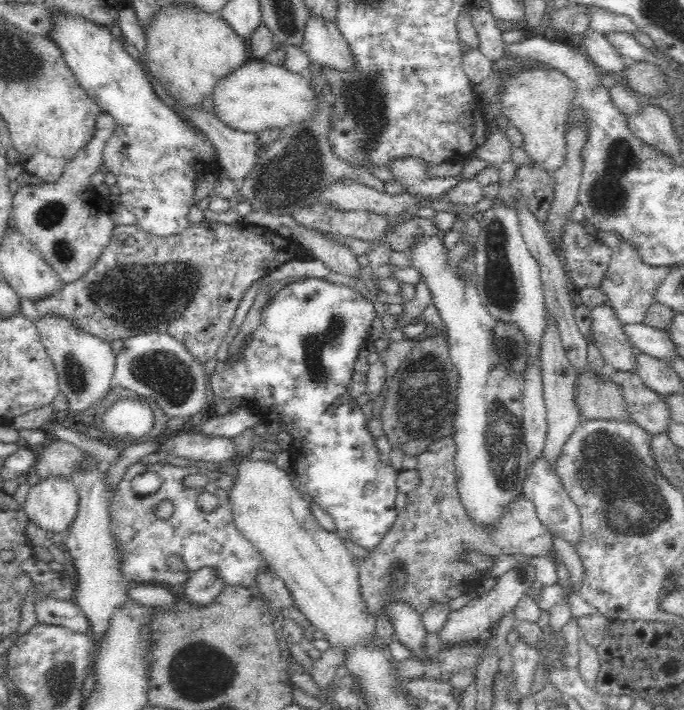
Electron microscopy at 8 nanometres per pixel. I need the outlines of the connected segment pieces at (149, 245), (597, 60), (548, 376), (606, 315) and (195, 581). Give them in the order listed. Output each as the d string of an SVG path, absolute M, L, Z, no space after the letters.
M208 218L200 220L198 224L189 223L185 230L177 236L168 237L156 237L148 235L142 231L140 227L134 224L124 224L124 226L113 226L112 236L110 236L110 242L108 246L102 250L100 258L96 259L96 262L92 264L87 271L80 276L79 279L72 282L64 283L60 285L54 292L51 292L48 296L36 297L30 299L26 297L20 297L20 313L30 319L32 322L42 318L42 316L50 316L50 314L56 314L57 316L66 316L71 318L73 322L76 322L80 328L84 329L84 332L88 332L101 338L102 340L125 340L126 338L132 338L132 336L138 336L140 332L159 332L160 334L169 334L172 338L181 342L191 353L196 357L196 360L201 363L205 363L207 360L215 356L222 356L224 346L229 340L228 327L230 326L235 311L238 308L240 298L243 292L261 276L266 276L272 270L281 266L285 262L294 258L300 258L300 250L302 247L298 243L294 243L292 238L282 238L274 230L270 230L267 227L259 225L250 225L243 223L242 220L234 222L232 224L225 224L224 222L218 222L218 220L209 220Z
M585 30L585 54L604 74L618 74L626 70L627 64L620 57L620 53L614 48L604 34Z
M547 312L547 323L548 328L546 328L546 332L544 332L544 336L542 336L542 352L540 352L540 363L542 363L542 383L544 383L544 400L547 408L547 433L545 436L545 445L543 454L546 456L546 459L550 462L550 465L555 465L554 460L560 456L560 452L562 452L562 448L564 441L571 435L571 432L581 423L581 418L579 417L579 412L575 407L574 397L573 397L573 384L577 379L577 374L575 373L575 369L572 366L572 363L569 361L567 357L567 352L564 350L562 346L562 341L560 335L558 334L558 330L556 330L556 325L554 325L554 321L552 321L552 317L548 315Z
M603 305L591 311L593 340L602 358L605 360L604 364L620 372L636 373L636 370L638 370L638 359L636 359L636 356L640 352L637 350L636 345L630 341L630 337L626 335L624 325L619 322L619 317L616 315L615 309L612 306Z
M202 567L194 572L189 572L184 585L187 600L207 605L214 603L215 598L222 592L226 584L216 569Z

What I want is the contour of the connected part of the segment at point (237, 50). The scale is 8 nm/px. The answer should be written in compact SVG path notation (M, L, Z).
M166 6L146 28L146 58L151 74L168 96L181 108L202 110L204 100L211 98L216 84L247 61L243 40L221 19L220 14L206 14L193 6Z

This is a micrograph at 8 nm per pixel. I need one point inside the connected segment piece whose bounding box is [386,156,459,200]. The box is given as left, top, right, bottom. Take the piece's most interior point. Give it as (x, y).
(411, 172)

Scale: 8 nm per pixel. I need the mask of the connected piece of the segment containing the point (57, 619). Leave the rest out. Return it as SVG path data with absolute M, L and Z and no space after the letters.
M50 596L35 599L34 616L38 624L63 626L87 634L88 619L72 599L62 600Z

